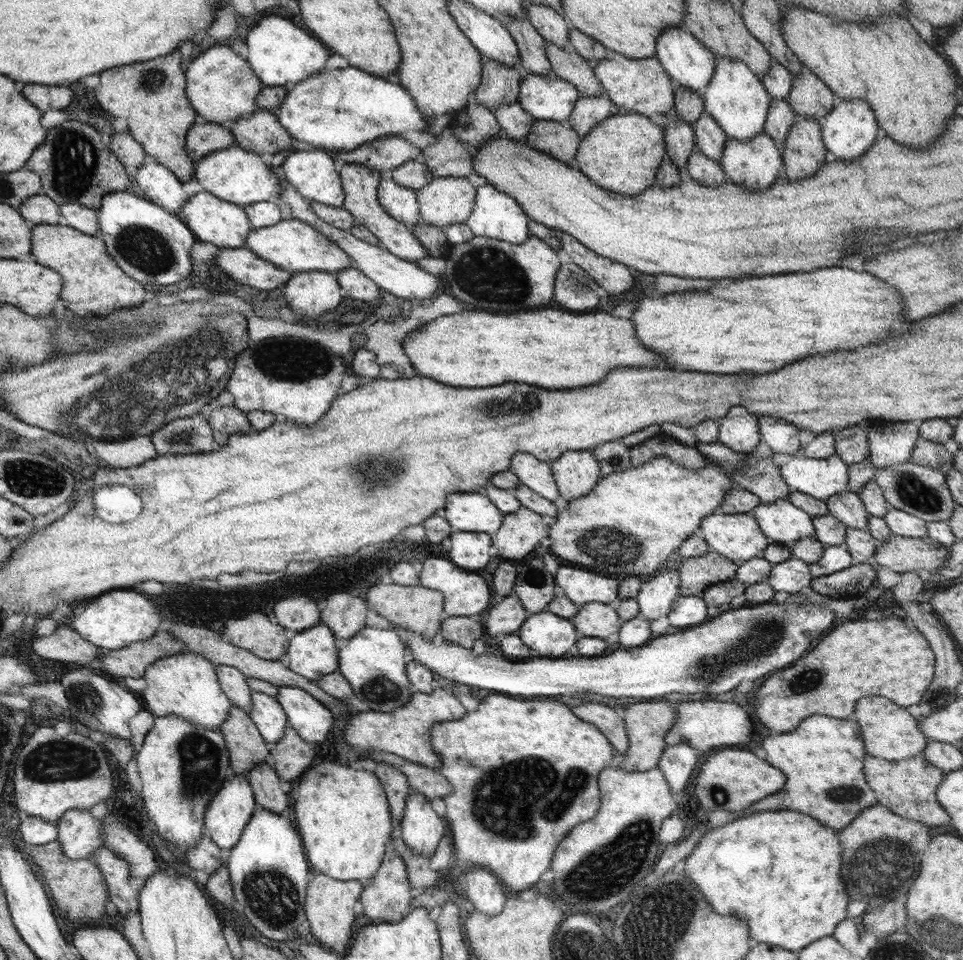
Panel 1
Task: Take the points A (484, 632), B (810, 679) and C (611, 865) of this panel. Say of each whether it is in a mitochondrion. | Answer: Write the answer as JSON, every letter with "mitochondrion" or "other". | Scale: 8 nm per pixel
{"A":"other","B":"mitochondrion","C":"mitochondrion"}

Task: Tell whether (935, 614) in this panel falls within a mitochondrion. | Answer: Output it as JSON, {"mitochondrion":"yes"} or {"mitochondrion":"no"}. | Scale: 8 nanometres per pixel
{"mitochondrion":"no"}

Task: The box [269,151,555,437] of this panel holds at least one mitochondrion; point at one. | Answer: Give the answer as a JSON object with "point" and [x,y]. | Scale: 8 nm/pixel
{"point":[483,273]}

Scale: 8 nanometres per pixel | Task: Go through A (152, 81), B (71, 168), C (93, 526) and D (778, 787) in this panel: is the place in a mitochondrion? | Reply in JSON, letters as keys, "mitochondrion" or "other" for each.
{"A":"mitochondrion","B":"mitochondrion","C":"other","D":"other"}

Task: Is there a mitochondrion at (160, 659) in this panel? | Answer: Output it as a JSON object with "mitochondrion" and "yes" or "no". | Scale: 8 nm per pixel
{"mitochondrion":"no"}

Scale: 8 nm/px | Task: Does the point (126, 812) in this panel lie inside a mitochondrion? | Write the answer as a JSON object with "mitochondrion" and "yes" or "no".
{"mitochondrion":"no"}

